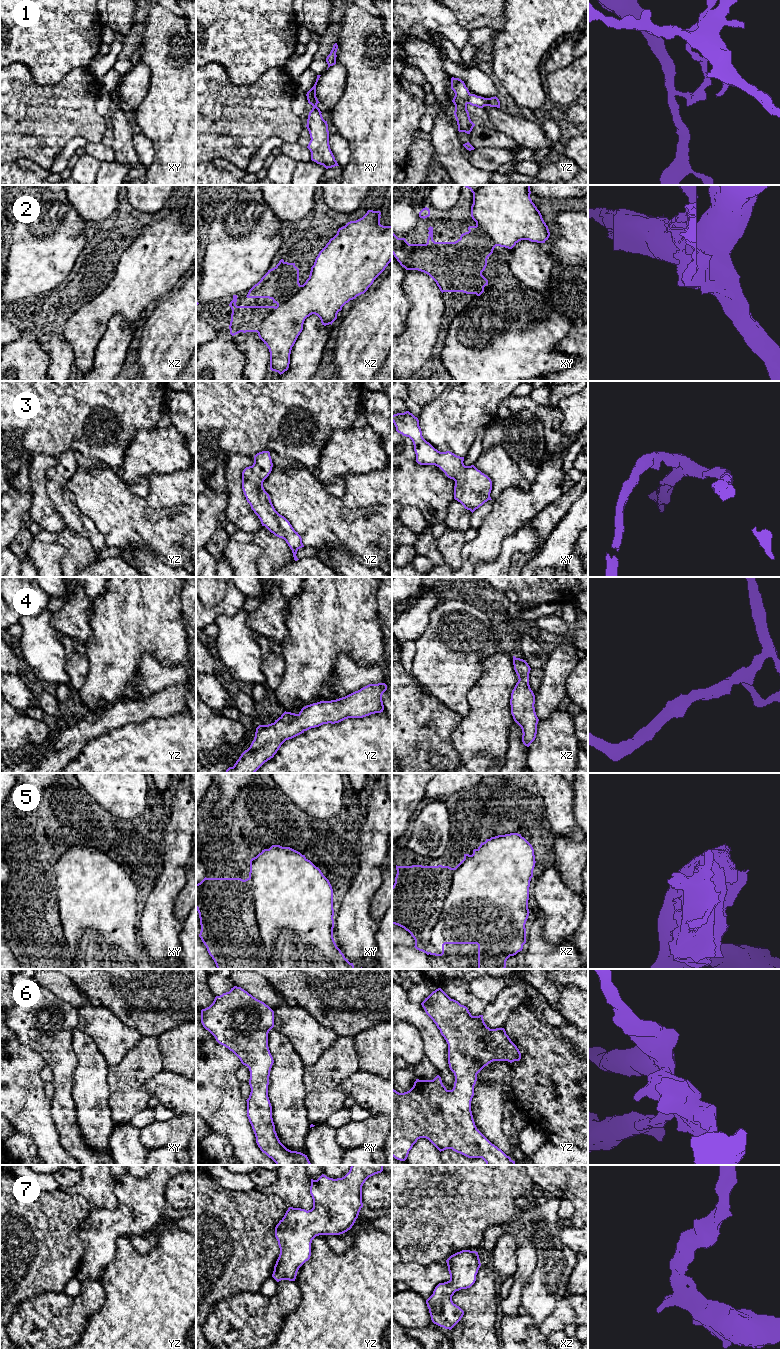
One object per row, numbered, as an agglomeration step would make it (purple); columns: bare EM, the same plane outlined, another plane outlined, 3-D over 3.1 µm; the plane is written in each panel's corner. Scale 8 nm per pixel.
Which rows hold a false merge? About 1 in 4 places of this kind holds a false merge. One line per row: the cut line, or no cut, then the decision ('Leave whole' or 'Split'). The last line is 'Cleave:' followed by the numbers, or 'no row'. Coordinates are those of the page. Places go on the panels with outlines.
1: Split along xy (307, 97), (313, 97), (318, 101). Split
2: No split. Leave whole
3: No split. Leave whole
4: No split. Leave whole
5: No split. Leave whole
6: No split. Leave whole
7: No split. Leave whole
Cleave: 1

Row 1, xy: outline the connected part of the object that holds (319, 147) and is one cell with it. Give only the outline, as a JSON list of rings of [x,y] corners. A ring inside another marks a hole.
[[[317,75],[317,79],[316,79],[316,82],[314,84],[314,86],[307,92],[306,96],[307,98],[308,97],[314,97],[317,101],[317,97],[316,97],[316,85],[317,85],[317,82],[319,80],[321,75]],[[319,101],[317,102],[317,104],[320,103]],[[317,104],[316,105],[312,105],[313,108],[312,110],[309,112],[309,115],[308,115],[308,119],[307,119],[307,129],[309,131],[309,134],[310,134],[310,142],[307,146],[307,148],[310,150],[311,152],[311,160],[316,162],[317,164],[320,164],[320,165],[323,165],[326,169],[328,168],[332,168],[332,167],[335,167],[335,166],[339,166],[337,161],[335,160],[335,157],[330,149],[330,145],[329,145],[329,131],[328,131],[328,124],[327,124],[327,121],[325,121],[322,117],[322,112],[320,111],[320,109],[317,107]]]

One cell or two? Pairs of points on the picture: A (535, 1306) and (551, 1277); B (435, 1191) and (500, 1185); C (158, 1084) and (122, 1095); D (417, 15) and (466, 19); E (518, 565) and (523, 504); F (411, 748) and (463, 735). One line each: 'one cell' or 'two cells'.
A: one cell
B: one cell
C: two cells
D: two cells
E: two cells
F: two cells

